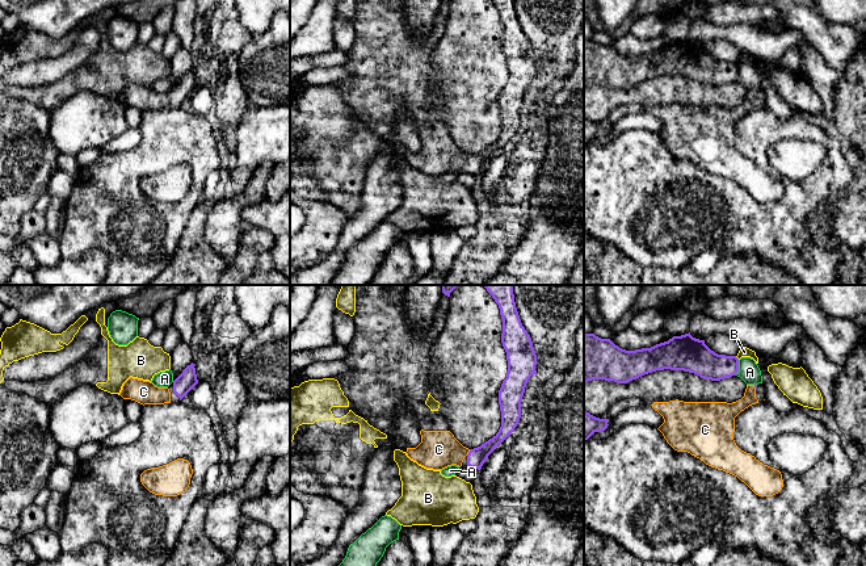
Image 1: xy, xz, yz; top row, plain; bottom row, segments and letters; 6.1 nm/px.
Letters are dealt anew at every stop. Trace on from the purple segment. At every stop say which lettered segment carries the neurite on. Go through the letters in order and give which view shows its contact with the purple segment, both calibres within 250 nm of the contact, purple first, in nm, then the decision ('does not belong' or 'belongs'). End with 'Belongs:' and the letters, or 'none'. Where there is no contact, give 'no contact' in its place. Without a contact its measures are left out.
A: meets purple in yz; 190 nm thick on the purple side, 130 nm on the other; does not belong
B: meets purple in yz; 190 nm thick on the purple side, 60 nm on the other; does not belong
C: meets purple in xz; 110 nm thick on the purple side, 240 nm on the other; belongs
Belongs: C

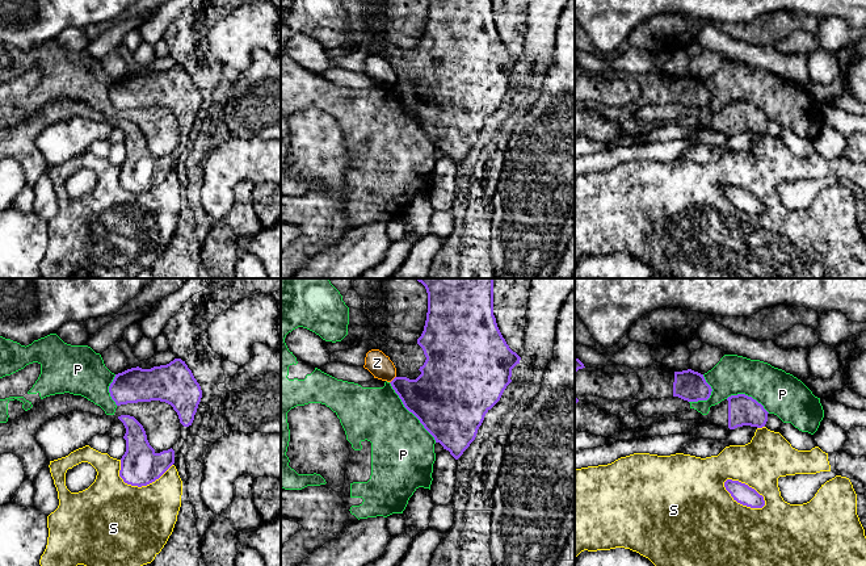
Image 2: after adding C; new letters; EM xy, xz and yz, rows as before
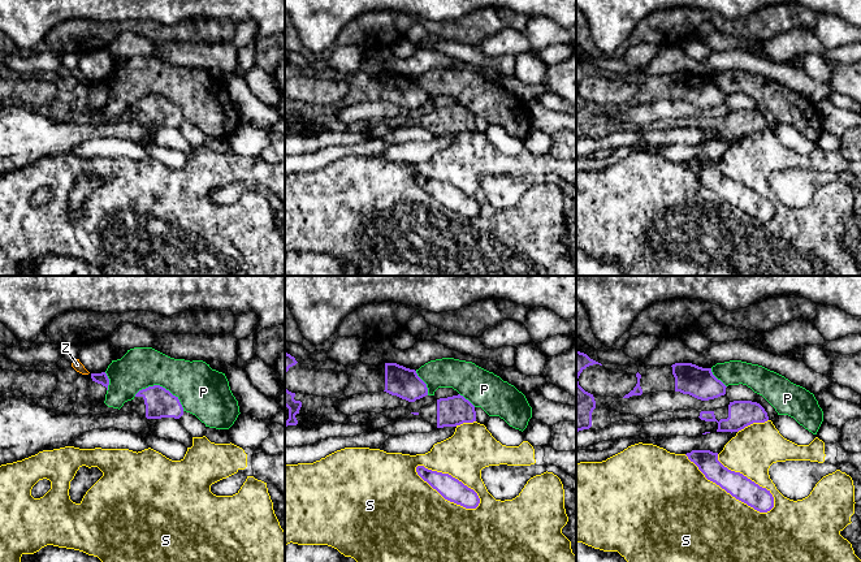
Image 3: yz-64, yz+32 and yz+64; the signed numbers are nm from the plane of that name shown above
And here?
P: meets purple in xz; 460 nm thick on the purple side, 380 nm on the other; does not belong
S: meets purple in yz; 120 nm thick on the purple side, 300 nm on the other; does not belong
Z: meets purple in xz; 280 nm thick on the purple side, 150 nm on the other; does not belong
Belongs: none

